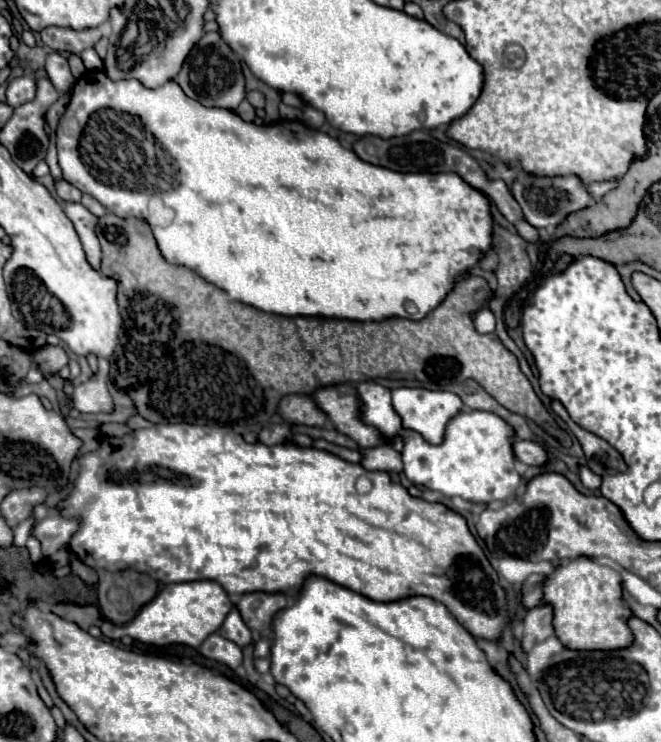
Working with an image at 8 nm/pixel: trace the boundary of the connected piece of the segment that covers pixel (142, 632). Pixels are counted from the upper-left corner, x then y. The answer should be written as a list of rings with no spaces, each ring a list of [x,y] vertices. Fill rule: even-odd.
[[[192,581],[192,583],[172,583],[166,585],[138,615],[126,623],[126,627],[112,625],[110,621],[104,621],[100,625],[102,633],[110,639],[120,639],[124,635],[130,635],[132,639],[138,639],[142,643],[150,645],[190,645],[190,647],[200,647],[202,641],[214,633],[228,611],[232,609],[232,601],[228,599],[226,591],[214,583],[214,581]]]

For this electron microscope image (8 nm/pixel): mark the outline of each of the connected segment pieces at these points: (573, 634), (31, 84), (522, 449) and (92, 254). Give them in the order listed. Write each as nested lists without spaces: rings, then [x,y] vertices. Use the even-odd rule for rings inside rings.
[[[590,557],[564,561],[542,583],[542,603],[554,611],[554,631],[568,649],[622,649],[632,641],[626,619],[632,615],[622,601],[622,579],[612,567],[600,565]]]
[[[22,75],[22,77],[16,77],[8,83],[8,89],[6,89],[6,103],[10,107],[18,107],[26,101],[32,101],[36,95],[36,81],[34,77],[30,75]]]
[[[514,441],[512,443],[512,453],[518,461],[526,463],[526,465],[544,465],[546,463],[546,451],[534,443],[534,441]]]
[[[64,203],[64,213],[74,223],[74,229],[84,245],[88,261],[92,263],[94,269],[100,269],[100,243],[94,233],[96,217],[80,203]]]

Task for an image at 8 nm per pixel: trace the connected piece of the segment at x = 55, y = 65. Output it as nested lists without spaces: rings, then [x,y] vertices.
[[[50,53],[46,57],[46,65],[44,65],[50,81],[54,83],[54,87],[58,89],[58,93],[62,91],[70,91],[76,83],[76,79],[72,77],[70,73],[70,67],[68,67],[68,61],[66,57],[62,57],[60,53]]]

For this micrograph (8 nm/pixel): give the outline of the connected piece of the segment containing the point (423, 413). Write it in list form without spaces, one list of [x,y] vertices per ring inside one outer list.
[[[408,387],[392,391],[392,405],[402,425],[420,433],[428,443],[440,443],[450,417],[462,411],[462,401],[450,391]]]

